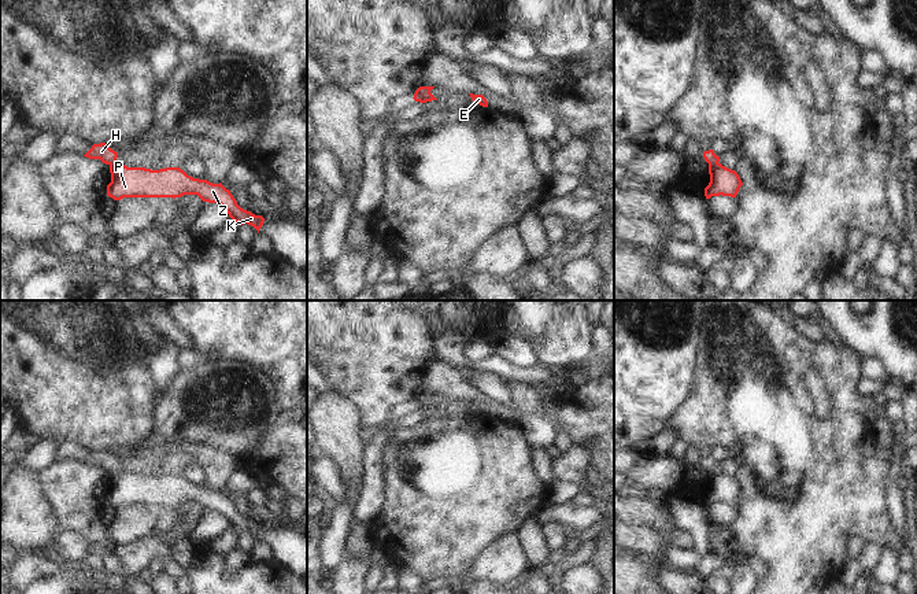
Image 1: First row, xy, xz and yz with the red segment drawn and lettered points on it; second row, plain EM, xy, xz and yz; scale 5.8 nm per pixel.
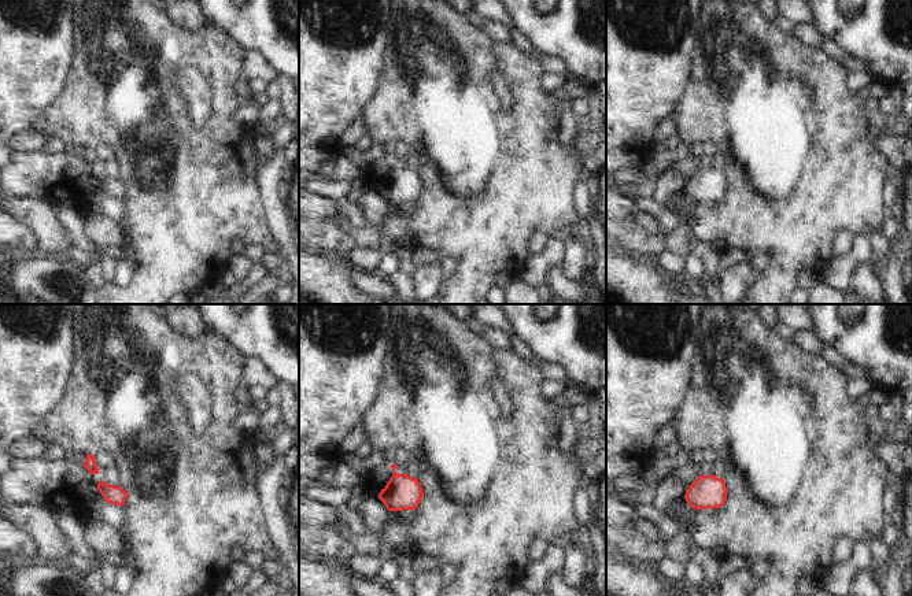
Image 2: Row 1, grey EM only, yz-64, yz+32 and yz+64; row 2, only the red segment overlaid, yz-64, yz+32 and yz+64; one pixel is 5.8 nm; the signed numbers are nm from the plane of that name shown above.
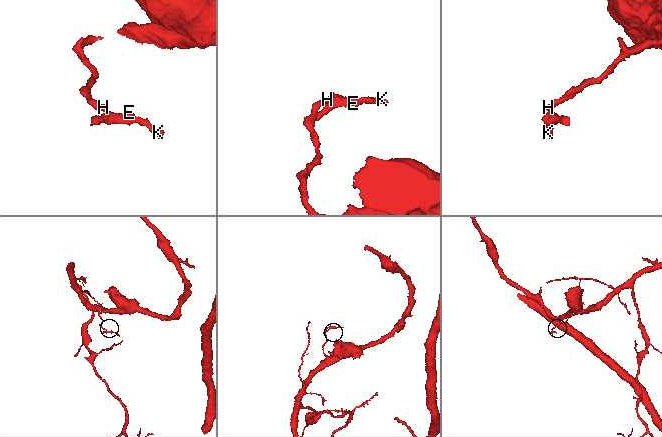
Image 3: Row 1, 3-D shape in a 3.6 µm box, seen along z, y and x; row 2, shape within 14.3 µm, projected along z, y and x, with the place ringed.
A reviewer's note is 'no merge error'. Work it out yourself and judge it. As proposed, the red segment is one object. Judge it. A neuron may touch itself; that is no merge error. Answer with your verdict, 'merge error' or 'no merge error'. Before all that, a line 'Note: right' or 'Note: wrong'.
Note: wrong
merge error

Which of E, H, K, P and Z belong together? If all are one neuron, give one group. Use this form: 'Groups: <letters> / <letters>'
Groups: E K P Z / H.

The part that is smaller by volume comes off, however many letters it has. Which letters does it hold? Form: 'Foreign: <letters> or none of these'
Foreign: E, K, P, Z

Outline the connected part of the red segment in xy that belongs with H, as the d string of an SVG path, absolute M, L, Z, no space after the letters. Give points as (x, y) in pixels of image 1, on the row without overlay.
M100 450L93 451L84 464L89 466L100 466L106 472L114 472L117 469L118 460L111 457L106 450Z

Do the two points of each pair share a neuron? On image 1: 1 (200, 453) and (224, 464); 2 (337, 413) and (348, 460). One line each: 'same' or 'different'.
1: same
2: same

